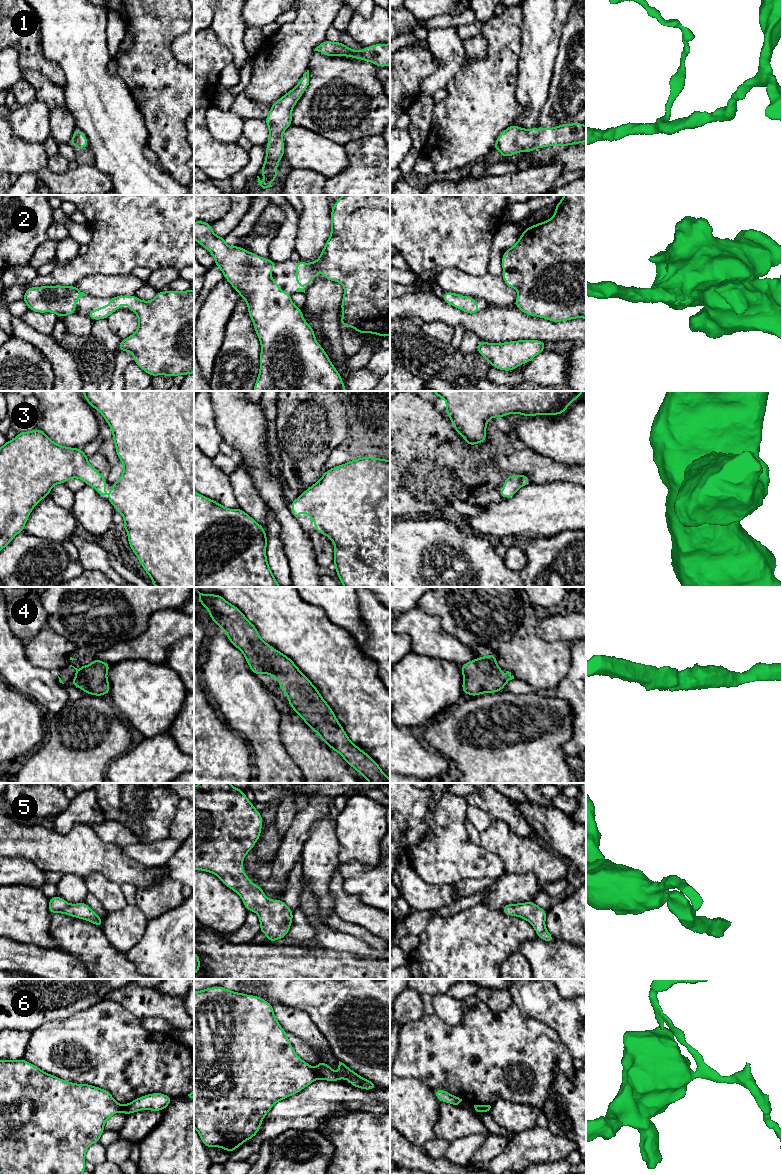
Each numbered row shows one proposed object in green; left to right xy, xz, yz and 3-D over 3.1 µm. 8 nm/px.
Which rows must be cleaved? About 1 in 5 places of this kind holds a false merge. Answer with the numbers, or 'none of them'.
6

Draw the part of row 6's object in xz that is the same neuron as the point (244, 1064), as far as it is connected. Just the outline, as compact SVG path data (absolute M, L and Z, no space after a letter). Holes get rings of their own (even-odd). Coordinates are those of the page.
M221 986L194 991L194 1128L206 1148L221 1147L230 1153L233 1152L258 1133L262 1120L279 1100L299 1093L317 1079L315 1070L294 1051L286 1031L277 1021L273 1007L268 1001L255 995L233 992Z

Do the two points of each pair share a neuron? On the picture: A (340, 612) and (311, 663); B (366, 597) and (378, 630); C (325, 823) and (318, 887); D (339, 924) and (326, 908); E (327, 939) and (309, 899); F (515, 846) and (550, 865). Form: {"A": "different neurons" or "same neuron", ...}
{"A": "different neurons", "B": "same neuron", "C": "same neuron", "D": "different neurons", "E": "same neuron", "F": "same neuron"}

